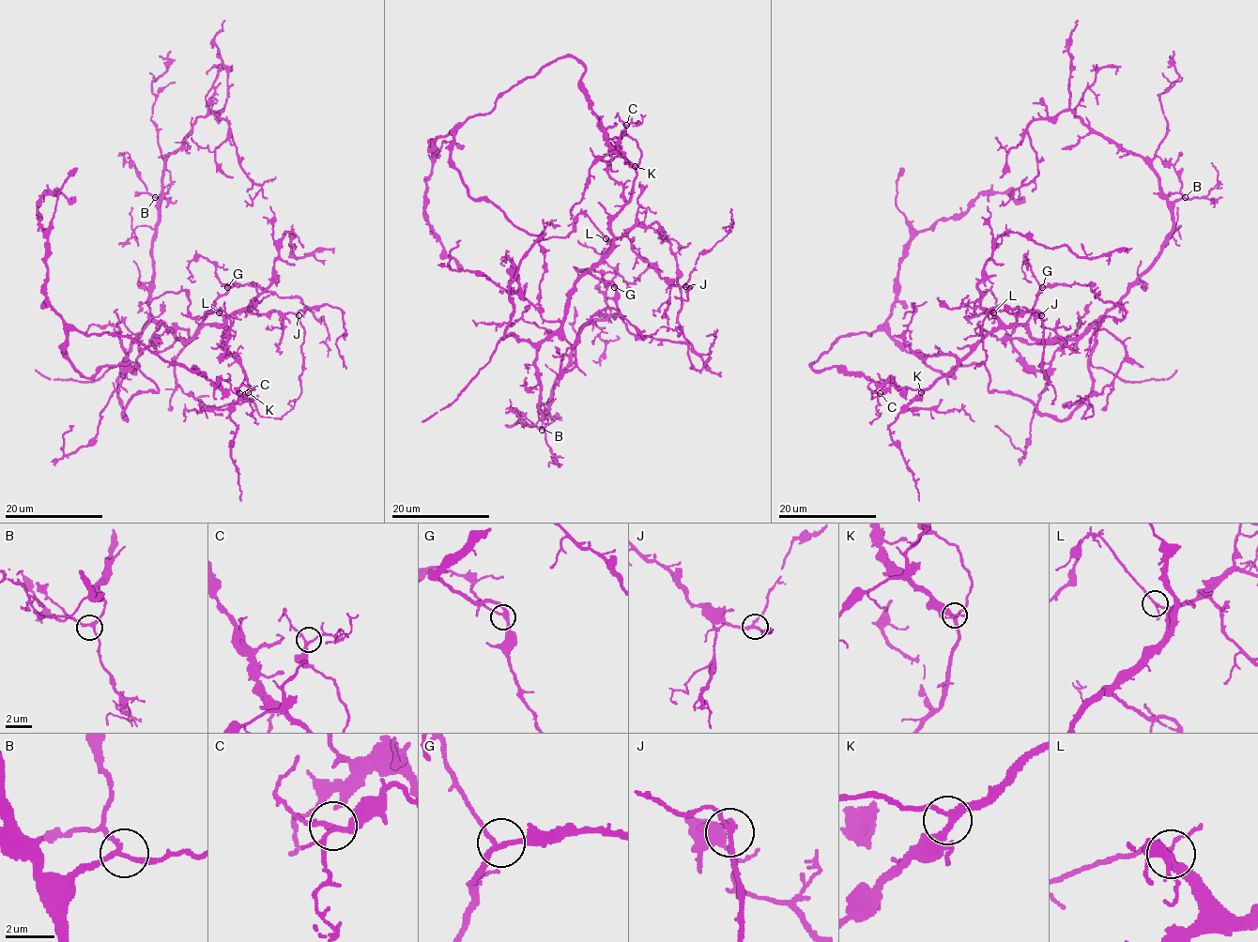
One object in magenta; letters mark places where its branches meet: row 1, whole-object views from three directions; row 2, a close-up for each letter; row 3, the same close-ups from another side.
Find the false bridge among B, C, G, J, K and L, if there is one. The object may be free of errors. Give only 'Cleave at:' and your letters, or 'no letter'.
Cleave at: L

